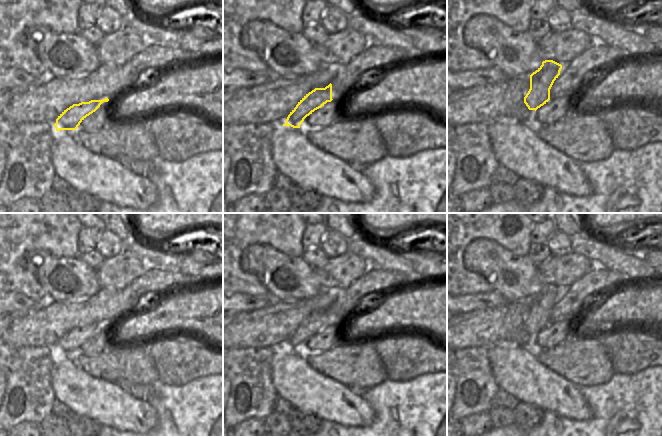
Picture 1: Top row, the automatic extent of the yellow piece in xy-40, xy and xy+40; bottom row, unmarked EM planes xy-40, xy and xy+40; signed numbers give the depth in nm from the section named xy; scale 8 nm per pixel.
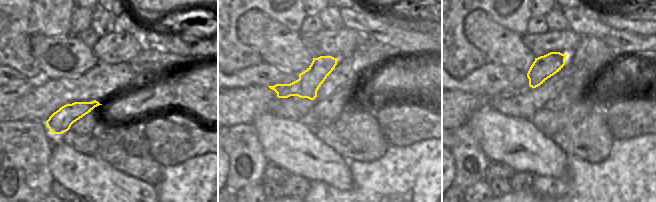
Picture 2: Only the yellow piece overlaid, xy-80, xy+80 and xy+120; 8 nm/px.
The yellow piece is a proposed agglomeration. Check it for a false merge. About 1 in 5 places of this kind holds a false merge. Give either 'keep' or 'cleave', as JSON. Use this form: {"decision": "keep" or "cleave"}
{"decision": "keep"}

